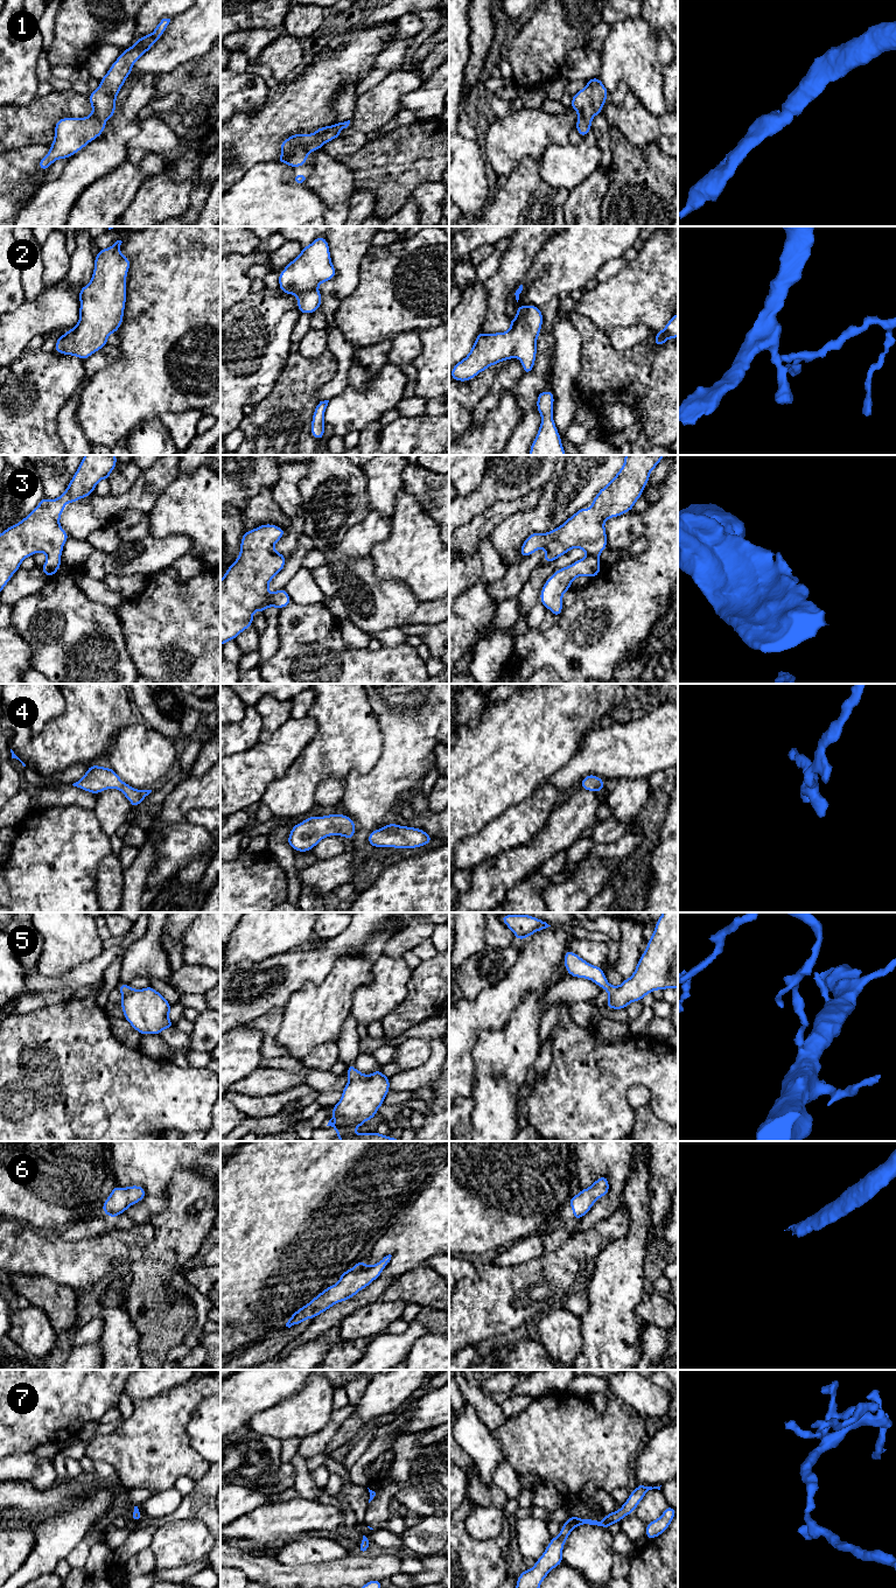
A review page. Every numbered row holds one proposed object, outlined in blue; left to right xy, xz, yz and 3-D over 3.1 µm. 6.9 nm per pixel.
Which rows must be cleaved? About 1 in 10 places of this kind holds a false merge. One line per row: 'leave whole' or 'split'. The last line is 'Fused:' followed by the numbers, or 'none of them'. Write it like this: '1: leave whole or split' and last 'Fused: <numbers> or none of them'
1: leave whole
2: leave whole
3: leave whole
4: leave whole
5: leave whole
6: leave whole
7: leave whole
Fused: none of them

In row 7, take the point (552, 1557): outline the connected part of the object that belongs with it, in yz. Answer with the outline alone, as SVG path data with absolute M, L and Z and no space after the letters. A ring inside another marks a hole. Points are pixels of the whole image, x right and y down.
M644 1484L637 1485L621 1509L611 1513L606 1513L606 1518L601 1521L568 1516L567 1521L561 1526L560 1534L551 1539L545 1552L536 1561L534 1567L531 1569L524 1569L523 1573L517 1577L516 1588L540 1588L541 1582L548 1575L548 1573L564 1562L564 1545L575 1527L589 1524L608 1530L611 1524L620 1523L625 1516L631 1514L649 1490L660 1490L660 1486L652 1488Z

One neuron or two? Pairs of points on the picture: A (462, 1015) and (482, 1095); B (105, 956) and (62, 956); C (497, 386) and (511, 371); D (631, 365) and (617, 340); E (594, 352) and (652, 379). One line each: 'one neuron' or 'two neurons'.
A: two neurons
B: two neurons
C: one neuron
D: two neurons
E: one neuron

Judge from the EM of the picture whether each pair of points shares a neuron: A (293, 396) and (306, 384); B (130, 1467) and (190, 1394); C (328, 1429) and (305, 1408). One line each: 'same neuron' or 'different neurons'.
A: same neuron
B: same neuron
C: different neurons

